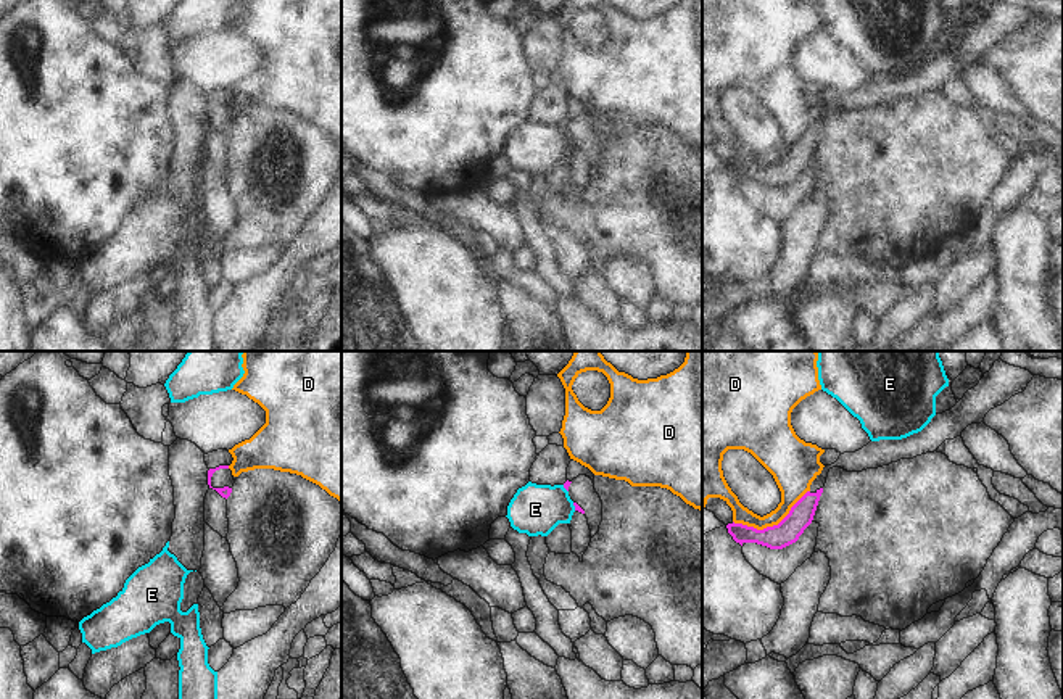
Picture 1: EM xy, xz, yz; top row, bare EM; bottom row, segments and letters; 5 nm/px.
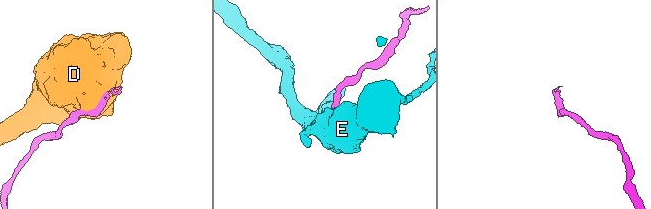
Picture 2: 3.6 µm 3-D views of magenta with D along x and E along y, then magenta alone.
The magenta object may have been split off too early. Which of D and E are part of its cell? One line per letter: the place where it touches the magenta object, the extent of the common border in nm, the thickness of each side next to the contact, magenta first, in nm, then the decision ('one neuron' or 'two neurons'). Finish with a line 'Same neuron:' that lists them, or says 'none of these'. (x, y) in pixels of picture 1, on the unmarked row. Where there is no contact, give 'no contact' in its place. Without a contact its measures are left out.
D: meets magenta in yz at (773, 165); contact 420 nm long; 120 nm thick on the magenta side, 170 nm on the other; two neurons
E: meets magenta in xz at (574, 144); contact 40 nm long; 30 nm thick on the magenta side, 260 nm on the other; two neurons
Same neuron: none of these

